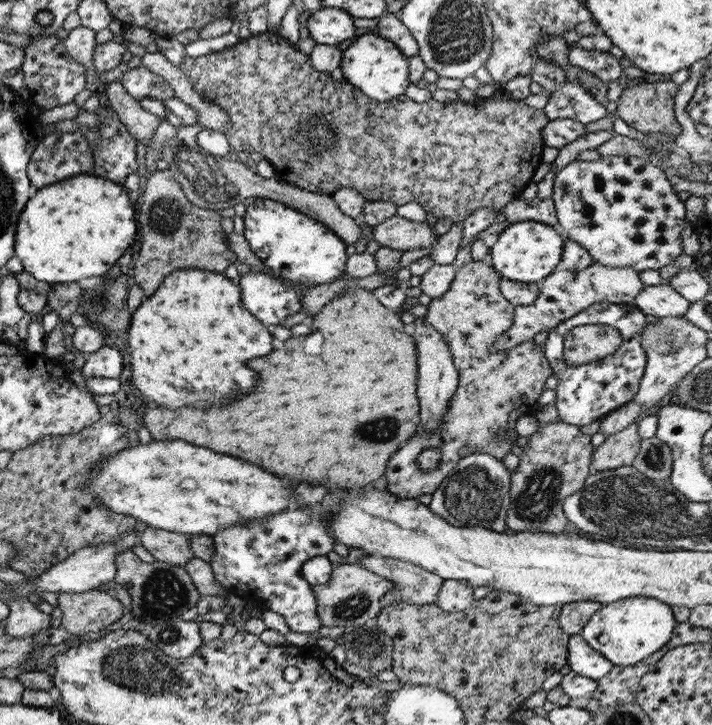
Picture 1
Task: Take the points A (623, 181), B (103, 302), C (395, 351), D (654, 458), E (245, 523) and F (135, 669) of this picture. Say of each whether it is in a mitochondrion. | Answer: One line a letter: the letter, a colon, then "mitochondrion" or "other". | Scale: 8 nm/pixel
A: other
B: mitochondrion
C: other
D: mitochondrion
E: other
F: mitochondrion

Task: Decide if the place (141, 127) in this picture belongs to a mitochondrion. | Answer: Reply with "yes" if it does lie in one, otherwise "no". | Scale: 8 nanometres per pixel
no

